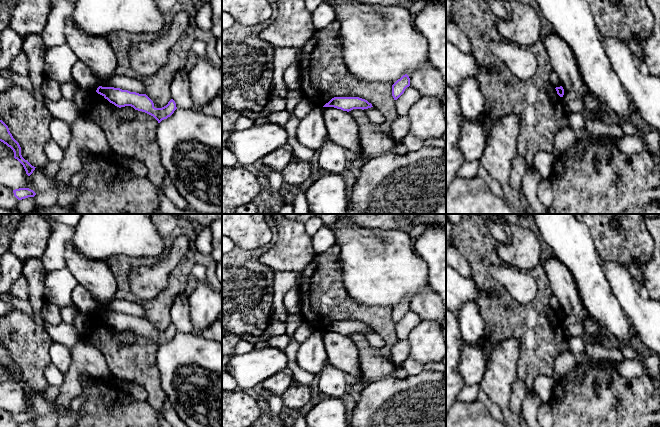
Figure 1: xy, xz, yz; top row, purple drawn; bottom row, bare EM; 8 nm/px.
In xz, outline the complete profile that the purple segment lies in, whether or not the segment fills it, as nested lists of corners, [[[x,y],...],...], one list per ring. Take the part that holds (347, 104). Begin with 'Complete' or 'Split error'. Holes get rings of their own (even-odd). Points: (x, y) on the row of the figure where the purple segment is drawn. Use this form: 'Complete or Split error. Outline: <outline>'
Complete. Outline: [[[334,97],[323,107],[334,107],[349,112],[353,109],[364,110],[373,106],[367,100],[359,97]]]

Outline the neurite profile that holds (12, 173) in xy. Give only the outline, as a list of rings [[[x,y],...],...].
[[[0,158],[0,185],[12,190],[29,188],[36,194],[45,193],[48,190],[56,189],[59,195],[64,192],[73,192],[76,195],[76,202],[81,196],[81,187],[73,190],[68,184],[62,184],[56,178],[47,176],[41,168],[35,168],[28,176],[23,165],[15,158]]]

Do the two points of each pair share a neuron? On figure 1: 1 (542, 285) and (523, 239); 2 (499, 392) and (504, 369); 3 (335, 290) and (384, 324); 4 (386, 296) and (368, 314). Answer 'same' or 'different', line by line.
1: different
2: same
3: same
4: different

